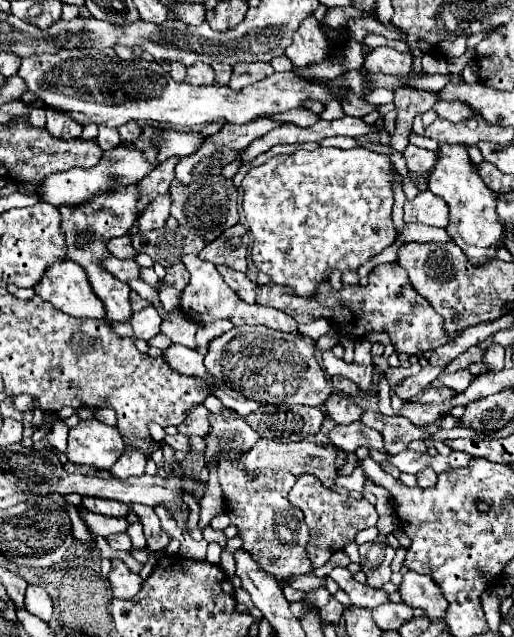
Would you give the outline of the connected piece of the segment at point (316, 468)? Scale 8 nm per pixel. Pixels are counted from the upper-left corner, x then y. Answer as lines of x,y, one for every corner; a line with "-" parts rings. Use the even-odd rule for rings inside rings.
317,433
317,435
305,437
299,443
273,443
273,441
267,441
267,439
259,439
257,445
251,451
243,453
243,457
237,457
233,463
241,463
247,473
255,473
259,469
281,469
281,471
289,471
293,475
313,473
313,475
319,477
319,481
323,485
333,487
335,477
337,477
335,475
337,473
335,455
337,455
337,449
335,449
335,445
331,445
329,437
323,435
323,433

